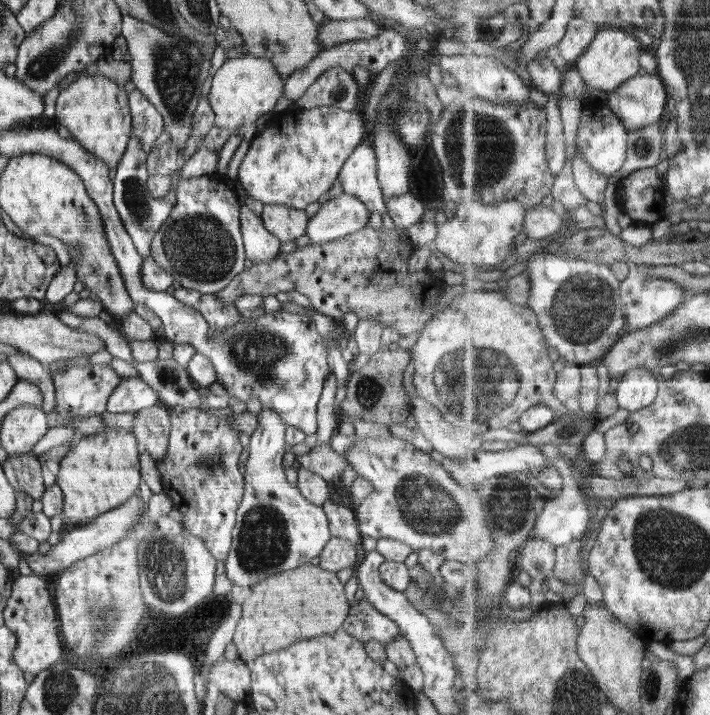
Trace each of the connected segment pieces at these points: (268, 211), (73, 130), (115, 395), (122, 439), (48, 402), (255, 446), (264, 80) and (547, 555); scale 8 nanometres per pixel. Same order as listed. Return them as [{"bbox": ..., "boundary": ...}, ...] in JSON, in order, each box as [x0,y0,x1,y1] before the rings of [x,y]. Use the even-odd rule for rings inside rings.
[{"bbox":[261,204,308,241],"boundary":[[[269,204],[263,206],[261,215],[266,230],[281,241],[295,241],[306,233],[308,214],[286,205]]]},{"bbox":[54,75,133,171],"boundary":[[[82,75],[71,82],[66,90],[60,90],[54,108],[54,118],[57,125],[64,126],[74,140],[84,146],[88,152],[94,154],[96,158],[100,158],[112,171],[115,171],[126,146],[130,143],[131,133],[133,132],[129,99],[122,88],[115,81],[101,75]]]},{"bbox":[106,377,160,412],"boundary":[[[140,377],[122,378],[108,398],[106,410],[110,412],[138,412],[142,408],[156,406],[160,402],[158,393]]]},{"bbox":[57,428,141,525],"boundary":[[[104,428],[98,434],[85,435],[75,446],[71,446],[60,462],[57,486],[63,492],[63,513],[70,522],[87,525],[102,514],[119,508],[132,496],[137,495],[141,479],[141,467],[136,437],[124,428]]]},{"bbox":[7,354,56,415],"boundary":[[[14,354],[7,356],[8,363],[14,369],[16,376],[22,381],[32,382],[42,390],[42,409],[48,415],[56,408],[56,393],[54,392],[53,377],[46,367],[28,354]]]},{"bbox":[226,407,331,586],"boundary":[[[268,407],[258,413],[258,427],[251,435],[246,473],[245,494],[240,502],[233,528],[232,547],[226,557],[226,576],[238,586],[252,586],[262,579],[292,570],[318,557],[331,540],[328,518],[322,507],[309,502],[297,486],[290,485],[283,468],[286,453],[286,423]]]},{"bbox":[208,54,285,132],"boundary":[[[250,54],[244,57],[226,59],[212,78],[208,102],[214,112],[214,126],[234,132],[246,126],[249,129],[263,114],[273,114],[278,99],[285,92],[285,80],[266,58],[255,58]]]},{"bbox":[521,538,558,601],"boundary":[[[535,538],[527,543],[521,551],[523,570],[534,577],[531,587],[533,594],[540,601],[541,595],[548,590],[548,578],[556,575],[558,547],[550,540]]]}]

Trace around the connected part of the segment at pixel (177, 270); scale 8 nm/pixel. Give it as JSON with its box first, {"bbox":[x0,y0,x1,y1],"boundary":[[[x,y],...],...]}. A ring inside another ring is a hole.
{"bbox":[152,172,246,294],"boundary":[[[216,172],[180,178],[171,196],[176,204],[152,238],[152,258],[182,287],[215,294],[246,270],[240,230],[240,195],[227,174]]]}

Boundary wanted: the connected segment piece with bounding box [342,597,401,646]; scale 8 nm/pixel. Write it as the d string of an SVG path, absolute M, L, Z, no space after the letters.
M366 597L351 603L342 629L363 643L378 641L384 646L401 634L399 627L388 616L378 613Z

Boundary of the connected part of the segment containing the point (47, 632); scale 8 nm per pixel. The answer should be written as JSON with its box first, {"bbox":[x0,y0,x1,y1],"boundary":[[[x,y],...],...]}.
{"bbox":[2,573,65,676],"boundary":[[[34,573],[16,577],[14,586],[12,586],[12,594],[2,612],[5,625],[18,637],[13,654],[14,663],[22,671],[32,672],[35,676],[42,670],[52,667],[60,657],[65,655],[65,650],[62,648],[62,637],[60,637],[57,609],[49,594],[47,581],[46,577]]]}

